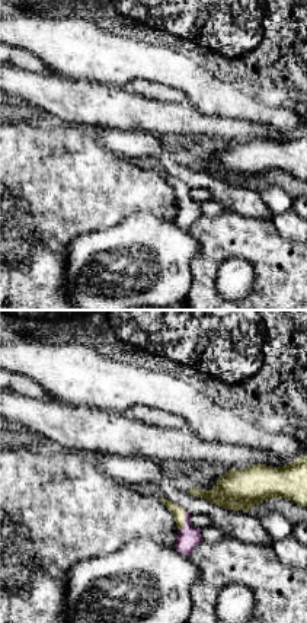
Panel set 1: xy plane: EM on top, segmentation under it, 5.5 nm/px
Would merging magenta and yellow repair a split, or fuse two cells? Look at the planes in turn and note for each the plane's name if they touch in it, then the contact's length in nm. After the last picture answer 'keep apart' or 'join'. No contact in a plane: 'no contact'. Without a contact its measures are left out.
contact in xy; length 120 nm

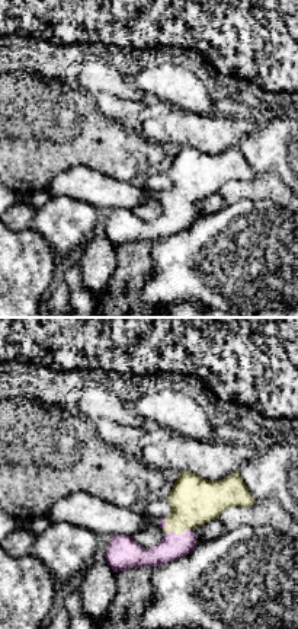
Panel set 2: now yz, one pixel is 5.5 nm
contact in yz; length 160 nm

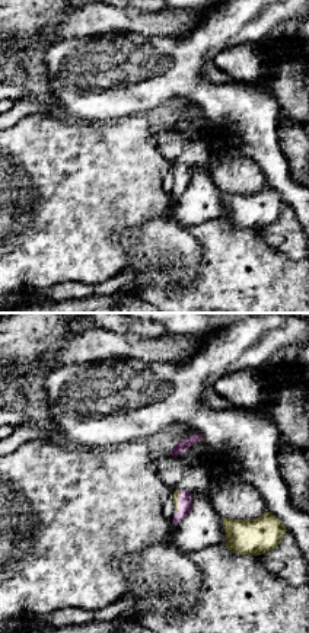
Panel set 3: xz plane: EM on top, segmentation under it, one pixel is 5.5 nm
contact in xz; length 130 nm

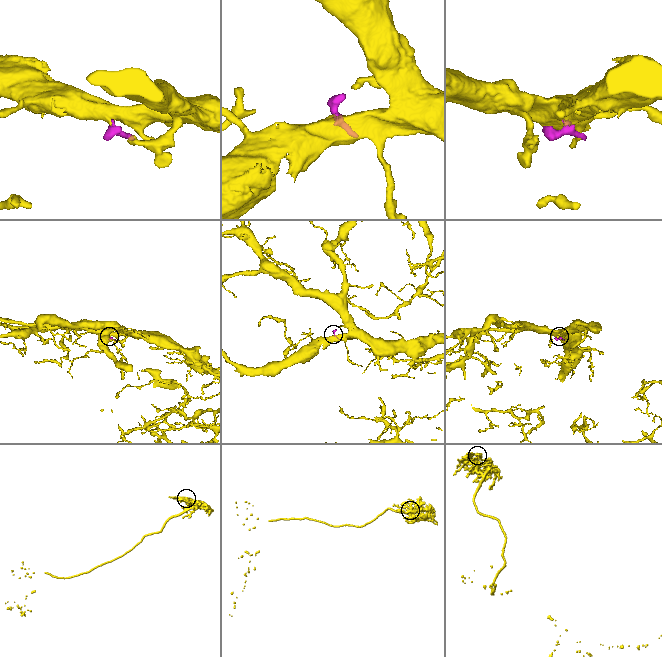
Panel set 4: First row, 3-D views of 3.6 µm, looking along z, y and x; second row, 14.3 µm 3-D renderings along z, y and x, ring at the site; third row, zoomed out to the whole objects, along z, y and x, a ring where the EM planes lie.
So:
join

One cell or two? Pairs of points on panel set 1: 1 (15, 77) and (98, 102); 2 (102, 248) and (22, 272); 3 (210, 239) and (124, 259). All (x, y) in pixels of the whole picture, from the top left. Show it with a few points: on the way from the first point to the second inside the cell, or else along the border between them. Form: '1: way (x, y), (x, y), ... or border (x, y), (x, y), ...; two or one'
1: way (35, 89), (63, 101), (77, 102); one
2: border (86, 232), (67, 248), (66, 294); two
3: border (188, 230), (198, 245), (191, 275); two

